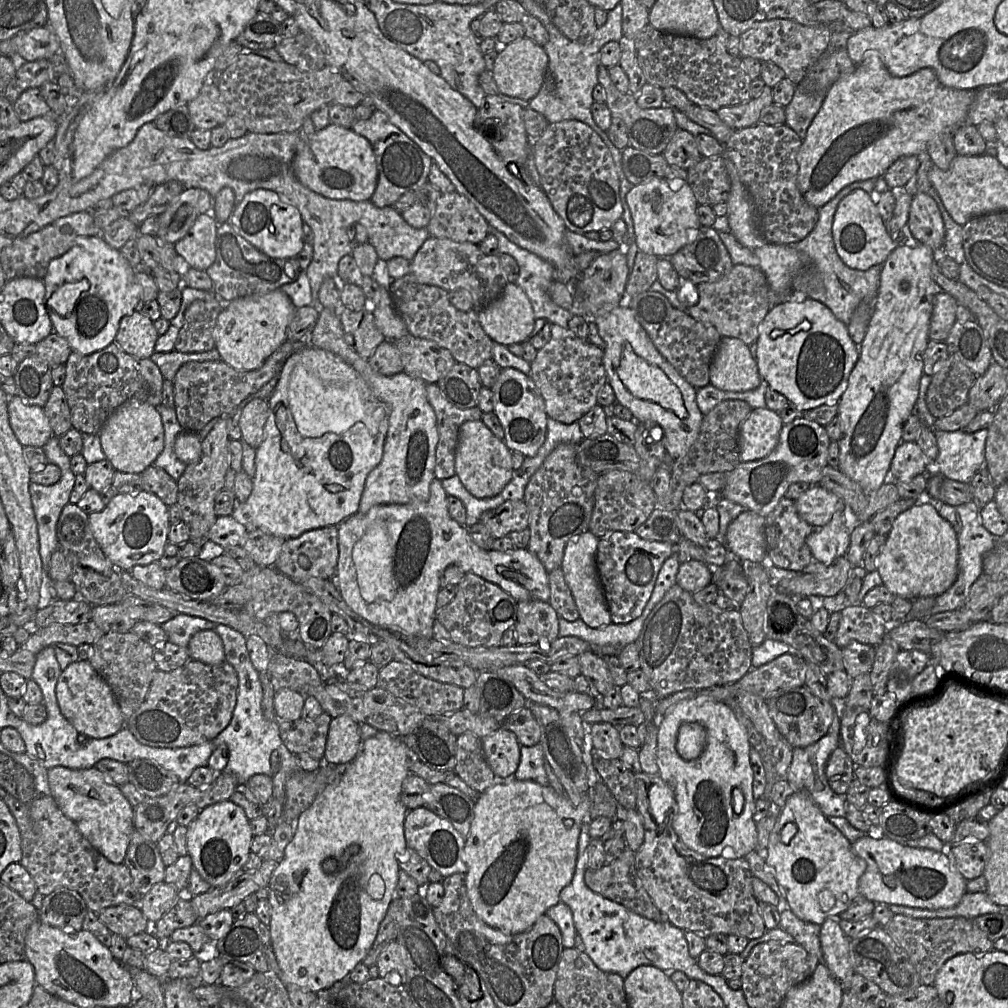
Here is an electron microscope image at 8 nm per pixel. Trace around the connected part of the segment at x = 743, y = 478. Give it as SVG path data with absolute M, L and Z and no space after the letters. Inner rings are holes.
M806 415L784 425L779 435L779 442L769 456L750 462L741 461L728 473L721 497L766 517L785 497L791 484L806 482L817 485L820 482L822 471L828 465L827 456L831 441L825 427Z

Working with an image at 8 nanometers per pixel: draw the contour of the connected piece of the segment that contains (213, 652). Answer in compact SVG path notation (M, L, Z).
M202 630L195 633L187 646L191 659L207 665L219 665L225 662L223 643L213 630Z

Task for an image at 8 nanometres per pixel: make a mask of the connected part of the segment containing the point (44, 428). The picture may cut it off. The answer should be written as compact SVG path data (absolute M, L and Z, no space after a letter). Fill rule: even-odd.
M18 395L8 400L10 426L23 447L44 447L54 436L50 421L42 407L25 402Z

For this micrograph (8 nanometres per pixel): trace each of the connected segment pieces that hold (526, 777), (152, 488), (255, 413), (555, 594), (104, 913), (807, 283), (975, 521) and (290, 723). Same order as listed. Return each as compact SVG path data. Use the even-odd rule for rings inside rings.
M540 743L534 746L521 746L520 761L513 776L520 781L533 781L542 786L549 782L544 768L544 752Z
M150 466L140 474L141 490L157 496L166 506L177 504L177 482L163 469Z
M254 399L246 404L239 415L241 440L257 449L264 437L264 427L269 415L267 400Z
M556 568L548 573L550 597L548 603L559 617L567 621L580 618L577 605L565 581L561 568Z
M120 904L103 909L98 913L102 923L112 934L128 938L135 934L146 932L149 921L136 906Z
M883 177L853 182L844 187L834 198L818 209L818 220L809 235L795 244L789 244L804 255L810 265L794 279L794 295L788 297L788 301L806 298L820 301L832 311L838 320L848 325L859 303L865 298L876 296L882 265L877 264L867 270L852 269L845 265L835 248L832 224L839 202L853 190L862 189L875 197L878 192L888 188L889 186L885 183Z
M936 501L936 508L940 516L946 519L957 534L959 547L958 576L952 586L943 594L936 596L936 602L931 615L959 609L966 601L972 585L983 573L983 558L997 545L998 538L993 536L983 525L980 508L975 501L952 506Z
M323 712L314 719L279 719L280 736L293 754L306 753L317 760L324 760L324 752L332 717Z

